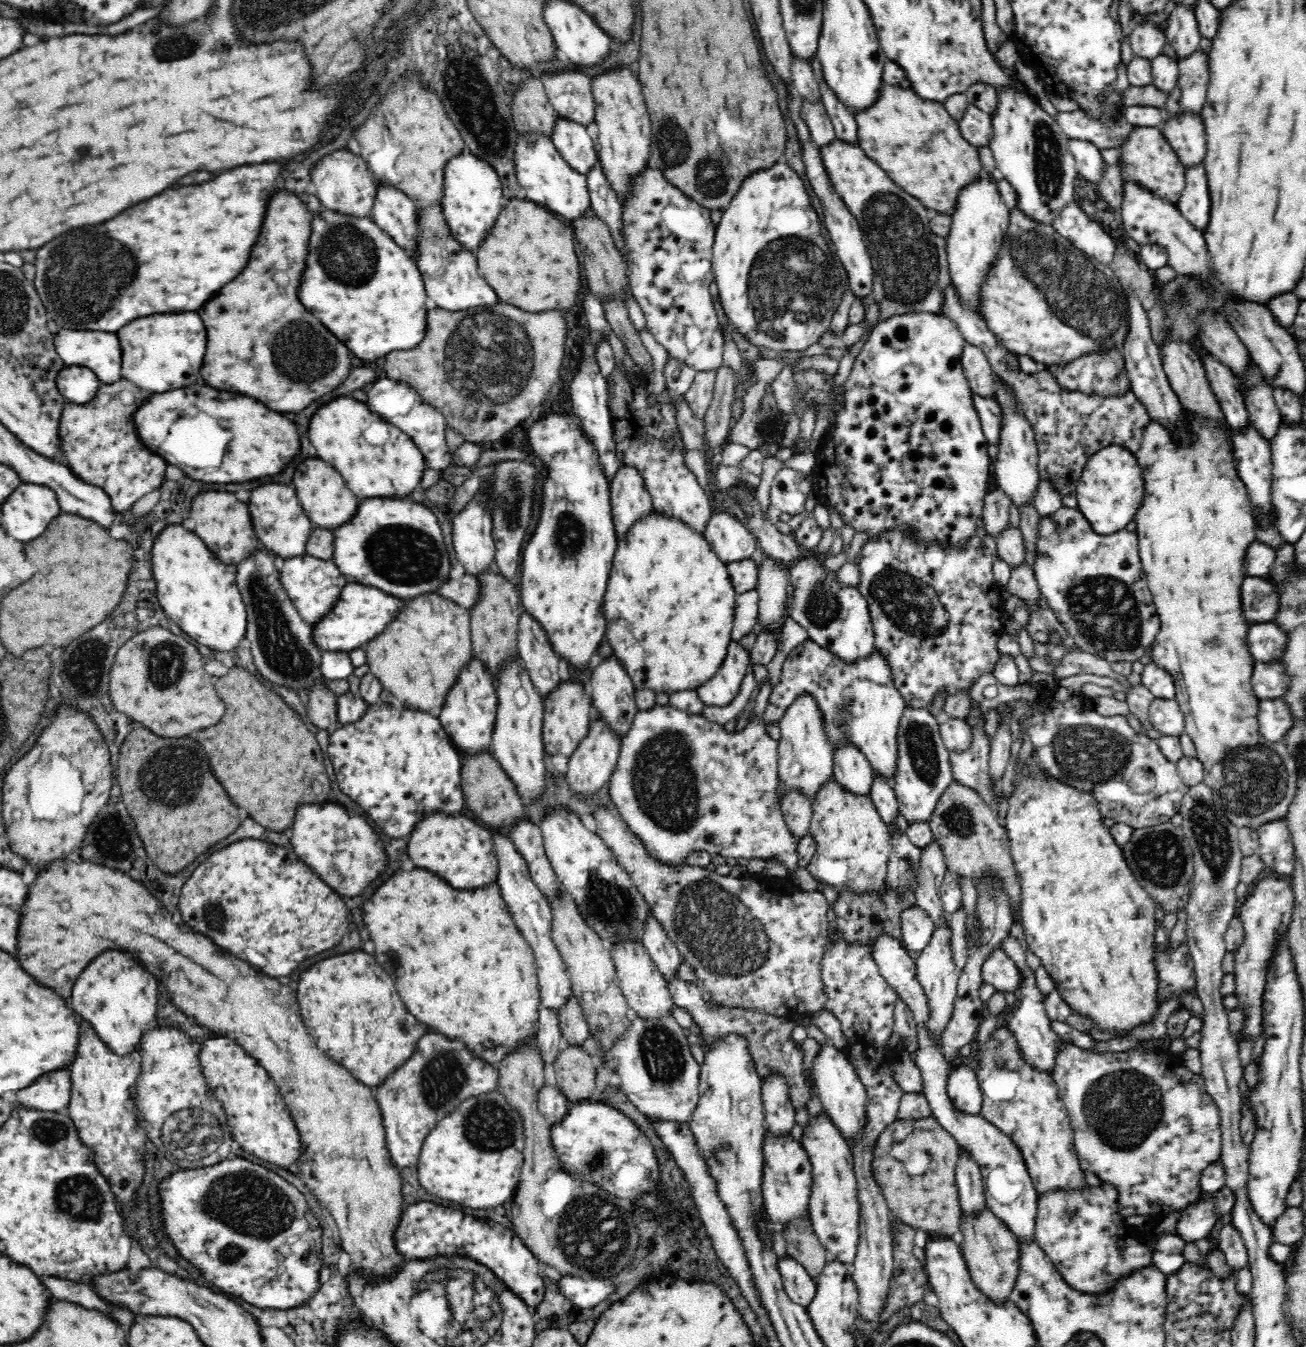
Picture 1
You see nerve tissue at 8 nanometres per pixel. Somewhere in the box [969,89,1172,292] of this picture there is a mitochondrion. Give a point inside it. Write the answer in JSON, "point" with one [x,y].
{"point":[1048,169]}

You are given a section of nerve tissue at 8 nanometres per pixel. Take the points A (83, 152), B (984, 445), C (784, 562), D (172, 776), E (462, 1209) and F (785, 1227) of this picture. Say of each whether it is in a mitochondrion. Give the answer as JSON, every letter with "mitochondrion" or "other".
{"A":"other","B":"other","C":"other","D":"mitochondrion","E":"other","F":"other"}

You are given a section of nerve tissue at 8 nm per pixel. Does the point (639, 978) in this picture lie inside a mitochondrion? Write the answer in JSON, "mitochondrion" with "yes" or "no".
{"mitochondrion":"no"}

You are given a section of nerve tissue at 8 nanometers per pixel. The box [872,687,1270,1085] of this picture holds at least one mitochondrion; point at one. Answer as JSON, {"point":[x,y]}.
{"point":[1089,754]}

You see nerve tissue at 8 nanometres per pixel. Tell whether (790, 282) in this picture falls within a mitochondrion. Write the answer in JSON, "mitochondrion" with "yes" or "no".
{"mitochondrion":"yes"}

